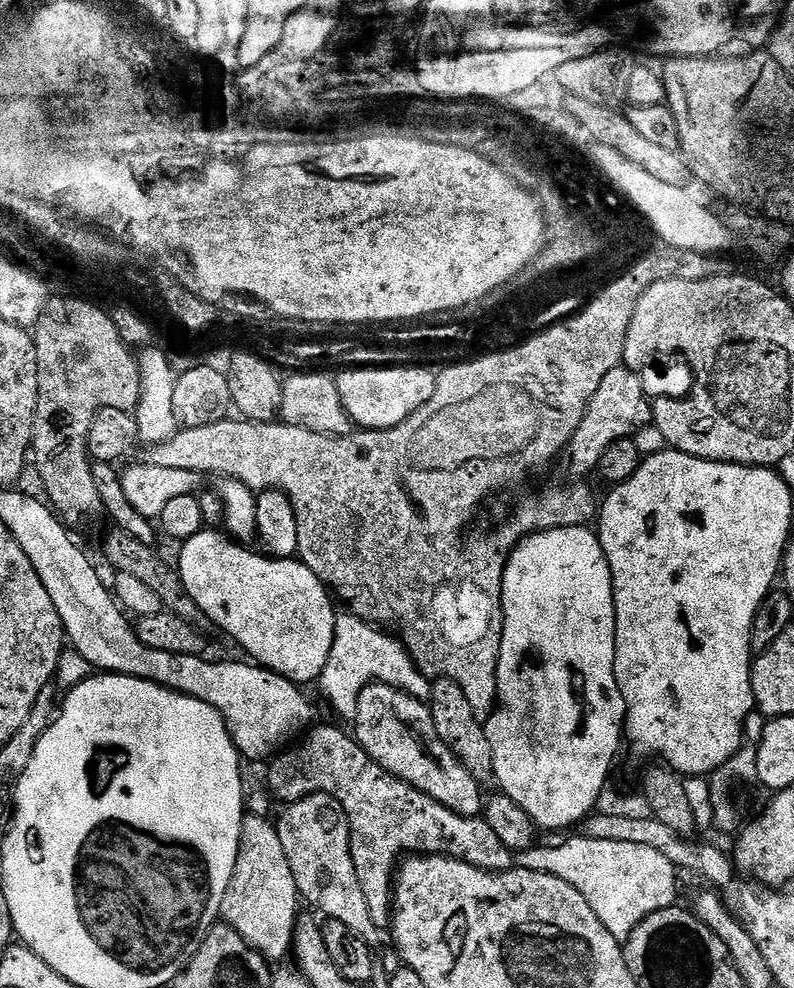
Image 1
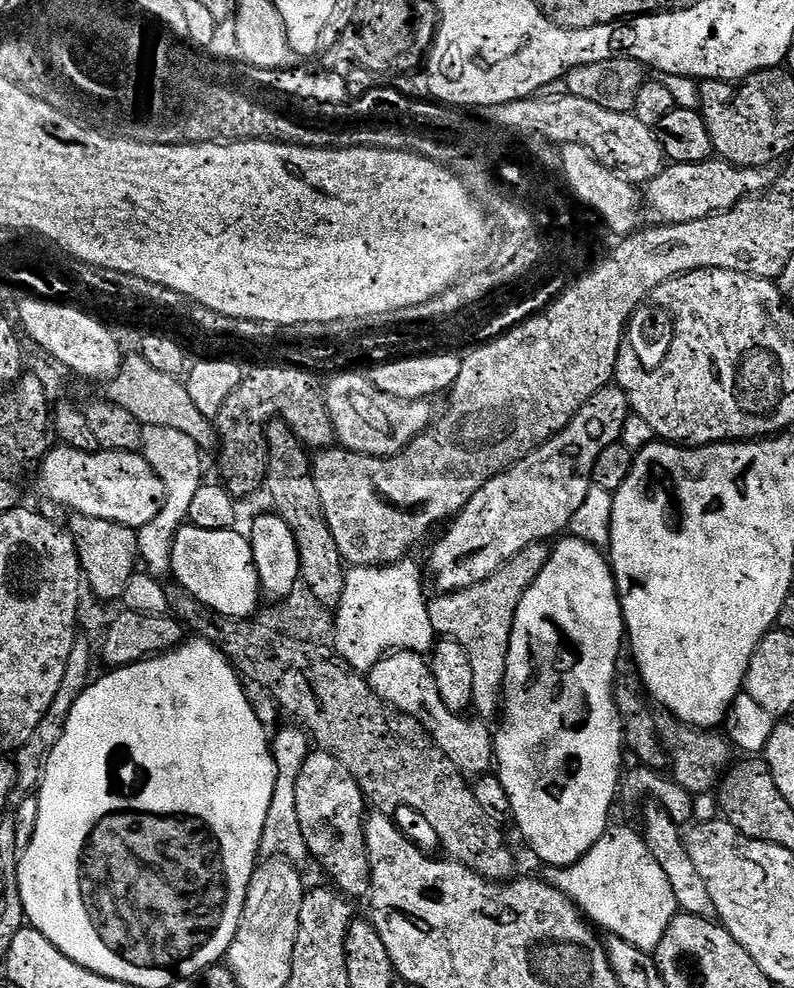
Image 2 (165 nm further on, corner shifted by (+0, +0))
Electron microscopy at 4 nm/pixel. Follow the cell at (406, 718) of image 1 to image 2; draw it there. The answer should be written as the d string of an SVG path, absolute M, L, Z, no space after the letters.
M419 652L388 653L366 674L368 685L391 708L413 716L430 735L432 741L458 766L458 770L468 778L479 778L489 771L494 764L494 732L485 721L471 718L464 714L457 715L442 702L442 694L438 694L436 679L429 661Z

